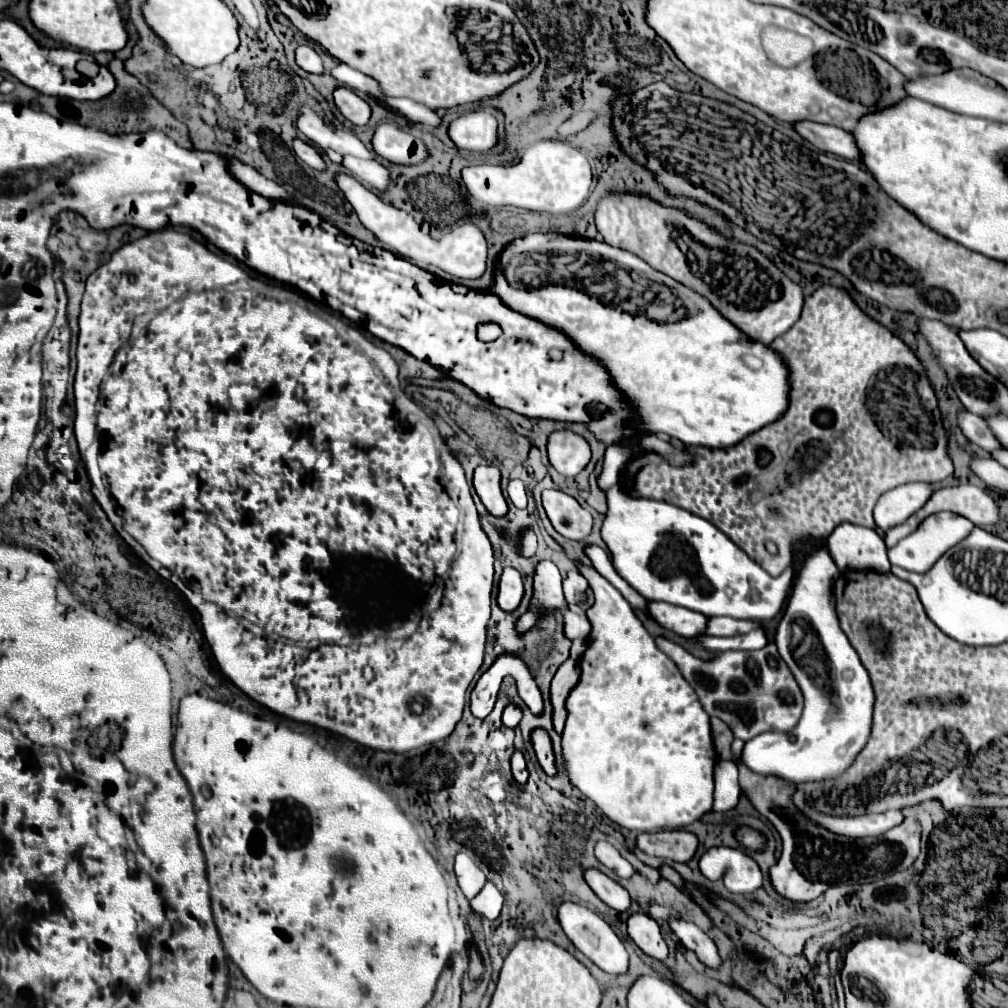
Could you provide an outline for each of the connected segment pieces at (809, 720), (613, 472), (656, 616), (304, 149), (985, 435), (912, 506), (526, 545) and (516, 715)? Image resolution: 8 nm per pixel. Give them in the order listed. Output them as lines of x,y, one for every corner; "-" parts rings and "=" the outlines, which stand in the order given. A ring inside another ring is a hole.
822,545
816,551
808,553
798,569
798,575
792,585
792,593
786,605
786,611
776,627
774,643
778,647
780,657
786,661
790,671
796,677
796,683
802,689
804,695
804,713
798,721
798,725
790,733
760,733
752,737
744,749
742,749
742,763
762,775
774,775
784,777
786,781
794,783
808,783
808,781
826,781
832,777
840,777
856,755
864,749
868,743
870,731
872,731
872,709
874,709
874,691
870,685
868,671
862,667
856,651
852,649
850,641
846,639
844,631
838,625
834,601
832,601
832,587
838,579
840,571
836,563
832,561
828,547
=
610,445
606,449
606,457
604,457
604,471
598,479
598,485
608,491
610,485
614,485
618,481
618,473
624,467
624,463
628,461
628,449
622,449
618,445
=
648,603
650,609
650,617
654,621
658,621
664,629
674,631
680,637
696,637
700,633
704,633
708,617
704,617
702,613
696,611
688,611
686,607
678,607
678,605
670,605
670,603
=
294,139
294,153
296,153
306,165
310,165
312,169
316,169
316,171
326,171
326,163
324,163
324,159
320,157
320,153
318,153
312,145
308,145
306,141
=
964,411
960,415
960,429
964,431
964,435
968,435
968,439
976,445
980,445
986,451
994,451
994,449
1004,449
1000,445
1000,441
994,437
994,433
990,431
988,423
982,417
976,417
968,411
=
904,483
886,491
876,507
874,521
882,531
888,531
900,523
904,523
912,513
916,513
932,495
932,487
928,483
=
526,527
520,531
520,543
518,543
518,555
520,557
532,557
536,553
536,533
=
512,703
502,713
502,723
506,727
516,727
520,723
520,719
522,719
522,709
516,707
516,705
512,705

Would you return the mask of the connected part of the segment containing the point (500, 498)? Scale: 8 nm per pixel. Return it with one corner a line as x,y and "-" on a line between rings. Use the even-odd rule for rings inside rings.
490,465
476,467
474,489
490,515
504,517
508,513
508,505
500,489
500,471
496,467
490,467

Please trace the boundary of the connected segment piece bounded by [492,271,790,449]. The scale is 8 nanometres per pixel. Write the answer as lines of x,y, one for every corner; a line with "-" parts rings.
502,271
496,273
496,283
492,293
498,295
504,305
510,309
534,317
542,323
548,323
560,331
564,331
580,349
598,357
604,367
610,371
614,385
628,395
632,405
638,411
636,421
638,431
652,431
652,433
668,433
674,439
680,439
688,447
710,447
710,449
726,449
740,443
746,435
760,431
764,425
778,421
788,409
788,365
768,345
760,341
752,341
746,333
740,333
726,317
722,317
706,297
700,297
696,291
688,289
686,285
672,281
664,273
656,273
656,283
668,285
676,291
676,297
682,299
684,307
688,307
688,315
676,323
660,323
648,319
646,315
630,315
618,307
606,305
596,297
586,295
574,287
564,285
546,285
538,289
516,287
510,285

